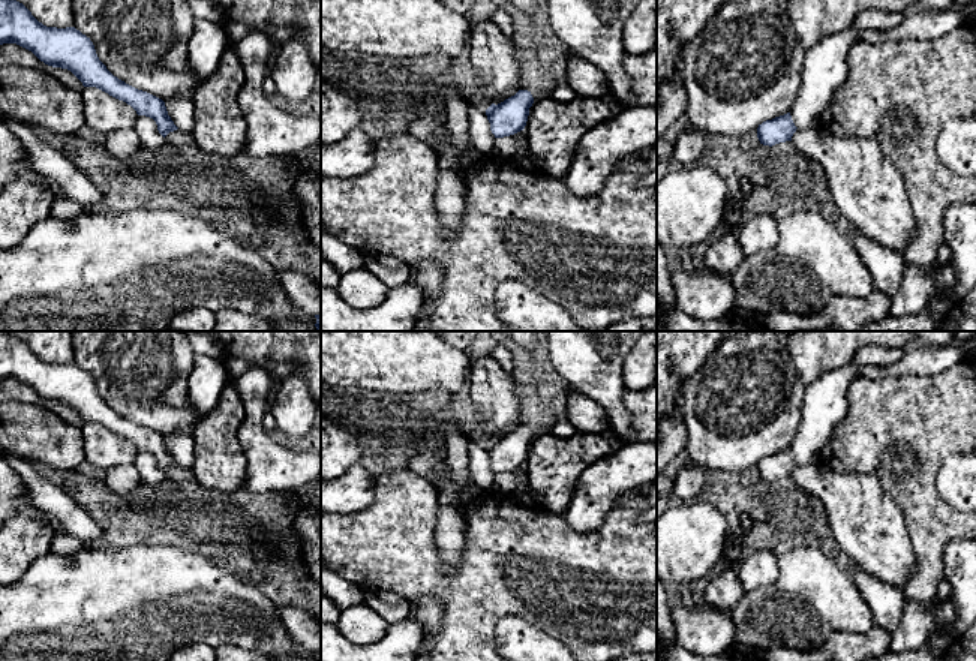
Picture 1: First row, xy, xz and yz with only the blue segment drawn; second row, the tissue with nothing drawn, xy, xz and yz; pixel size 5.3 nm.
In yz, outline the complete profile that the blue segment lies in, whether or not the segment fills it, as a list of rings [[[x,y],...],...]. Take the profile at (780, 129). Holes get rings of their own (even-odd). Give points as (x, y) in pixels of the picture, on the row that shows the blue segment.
[[[790,112],[766,120],[757,127],[757,138],[763,145],[775,145],[780,142],[792,141],[796,126],[792,120]]]

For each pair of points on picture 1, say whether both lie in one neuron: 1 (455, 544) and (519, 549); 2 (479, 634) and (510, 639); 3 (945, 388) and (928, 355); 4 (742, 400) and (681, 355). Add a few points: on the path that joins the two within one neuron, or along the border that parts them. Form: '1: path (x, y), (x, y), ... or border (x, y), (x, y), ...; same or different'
1: border (462, 508), (464, 547), (458, 568), (446, 576); different
2: border (525, 618), (505, 615), (496, 625), (495, 645); different
3: border (960, 361), (934, 373), (903, 376); different
4: border (717, 346), (682, 382), (681, 399); different

